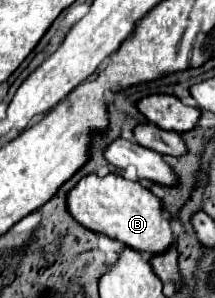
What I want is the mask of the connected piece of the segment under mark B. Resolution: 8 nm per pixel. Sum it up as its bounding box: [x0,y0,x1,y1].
[65,173,175,253]

